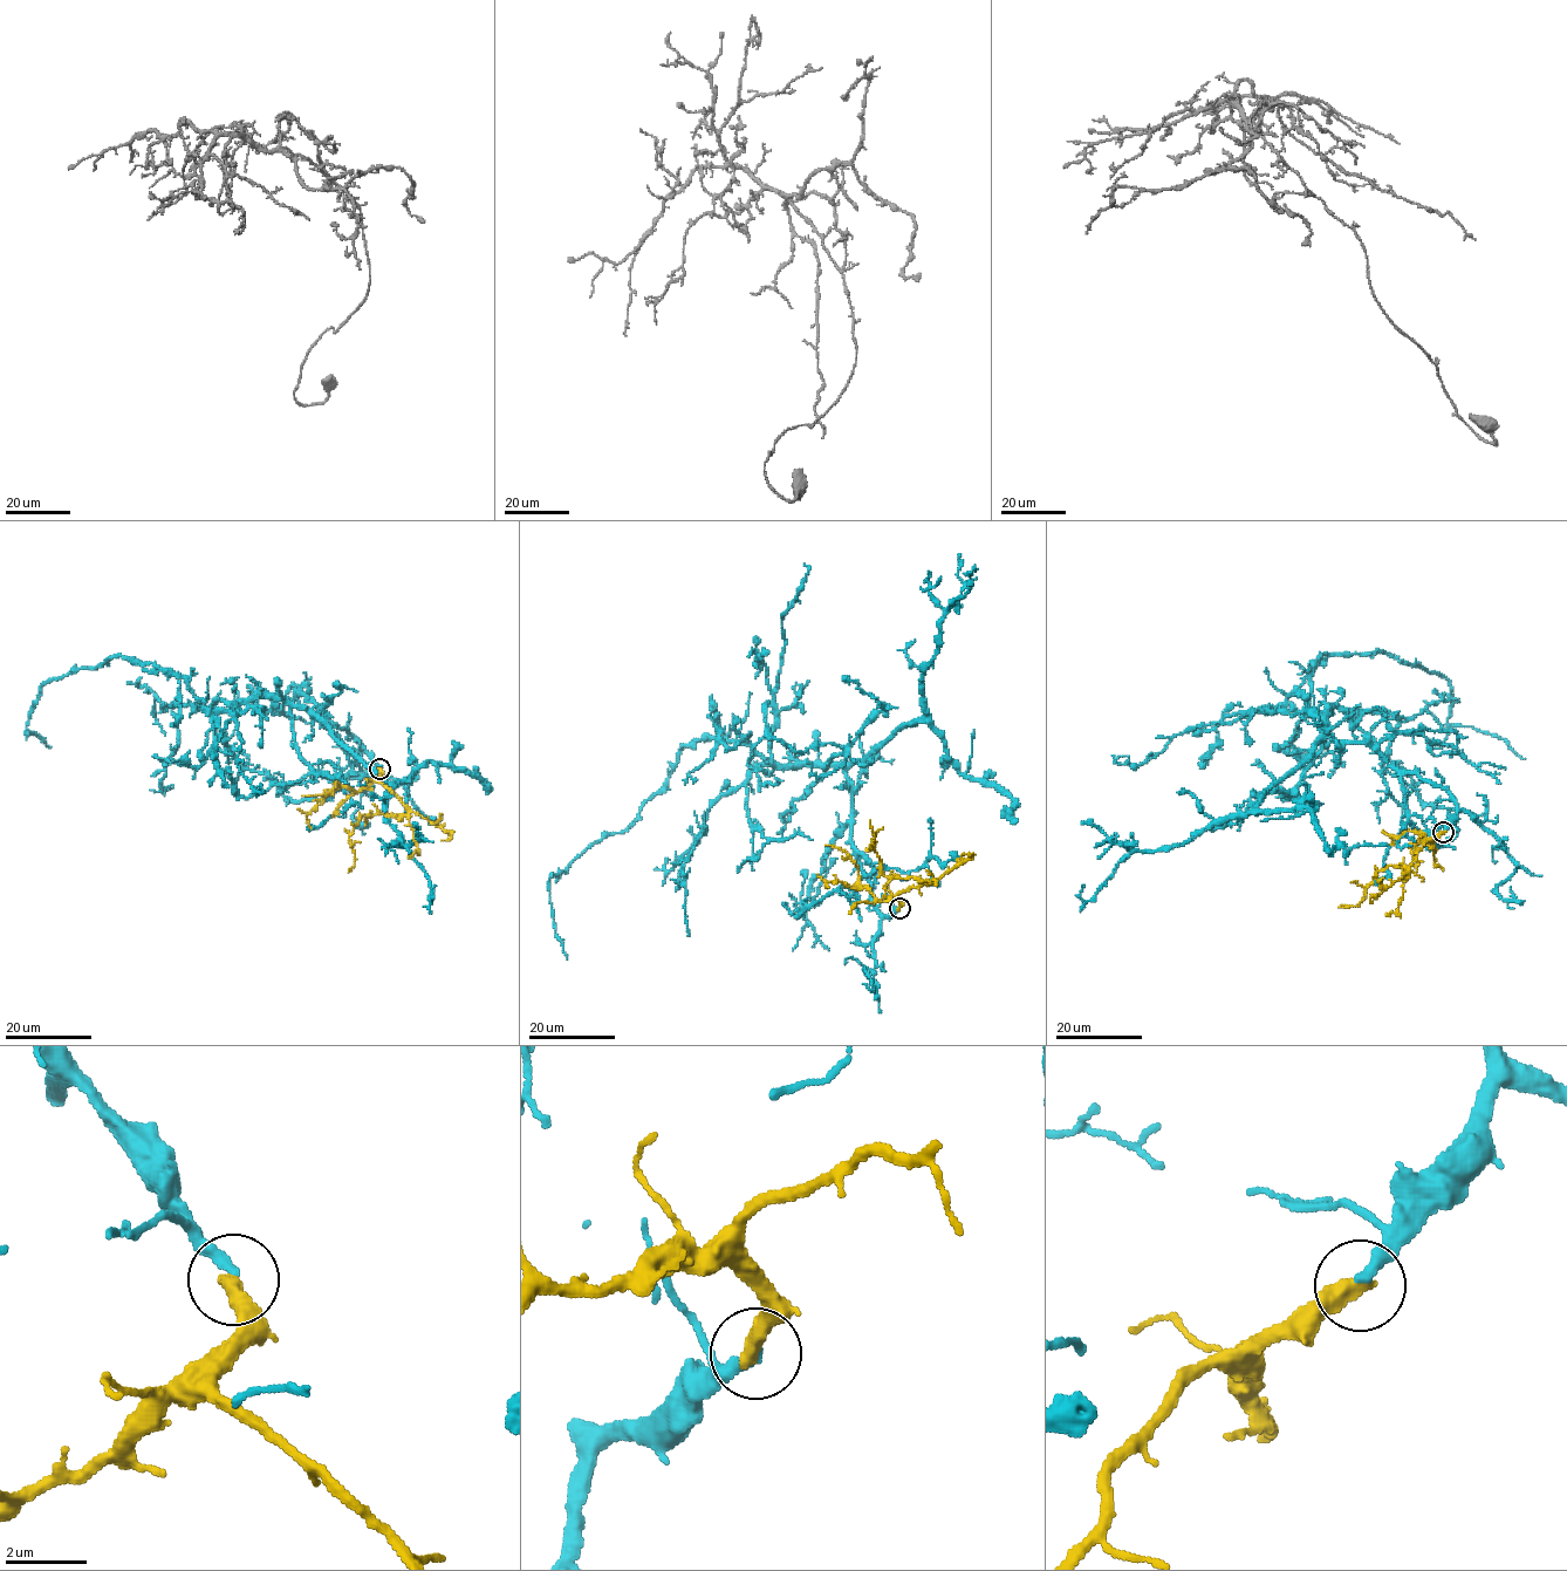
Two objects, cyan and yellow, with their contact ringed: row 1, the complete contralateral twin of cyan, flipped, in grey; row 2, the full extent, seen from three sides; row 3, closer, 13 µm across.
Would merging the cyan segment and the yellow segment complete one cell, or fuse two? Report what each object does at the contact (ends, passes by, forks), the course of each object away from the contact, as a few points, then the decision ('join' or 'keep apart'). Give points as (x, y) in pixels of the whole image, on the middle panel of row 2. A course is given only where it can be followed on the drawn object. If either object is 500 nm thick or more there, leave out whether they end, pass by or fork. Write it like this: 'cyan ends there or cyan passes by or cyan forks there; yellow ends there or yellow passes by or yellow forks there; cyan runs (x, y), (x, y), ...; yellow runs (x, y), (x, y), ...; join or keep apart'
cyan ends there; yellow ends there; cyan runs (900, 907), (883, 916), (871, 902), (841, 766), (775, 765), (704, 738), (627, 830), (551, 874), (566, 958); yellow runs (900, 908), (898, 894), (928, 883), (912, 878), (887, 878), (870, 847), (875, 839), (869, 820); keep apart

